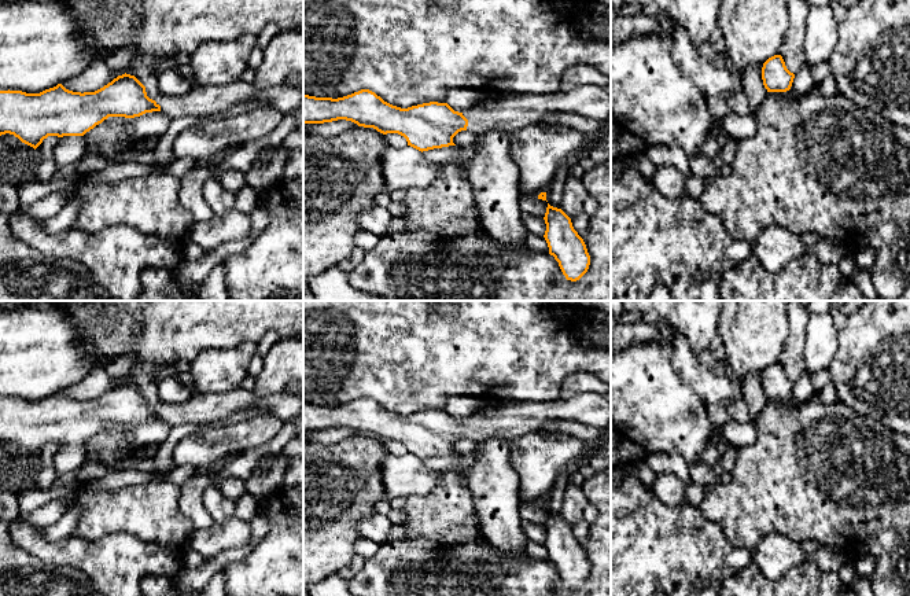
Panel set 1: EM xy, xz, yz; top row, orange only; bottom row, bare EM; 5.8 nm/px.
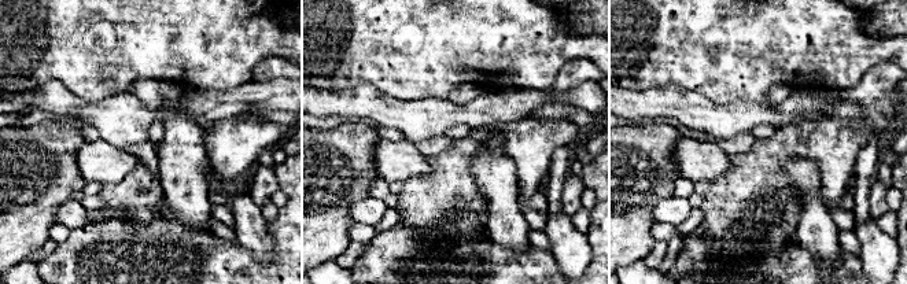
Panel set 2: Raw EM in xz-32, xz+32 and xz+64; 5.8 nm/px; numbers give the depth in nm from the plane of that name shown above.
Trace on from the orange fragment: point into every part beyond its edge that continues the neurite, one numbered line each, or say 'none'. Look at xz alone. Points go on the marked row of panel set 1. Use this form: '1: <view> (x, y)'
1: xz (501, 113)

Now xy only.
1: xy (201, 100)

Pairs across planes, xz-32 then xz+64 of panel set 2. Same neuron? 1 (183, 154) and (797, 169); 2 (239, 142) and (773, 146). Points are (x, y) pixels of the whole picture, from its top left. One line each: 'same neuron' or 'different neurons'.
1: same neuron
2: same neuron

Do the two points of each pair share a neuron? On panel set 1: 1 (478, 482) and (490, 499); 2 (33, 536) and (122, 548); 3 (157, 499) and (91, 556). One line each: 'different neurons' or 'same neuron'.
1: same neuron
2: same neuron
3: different neurons

